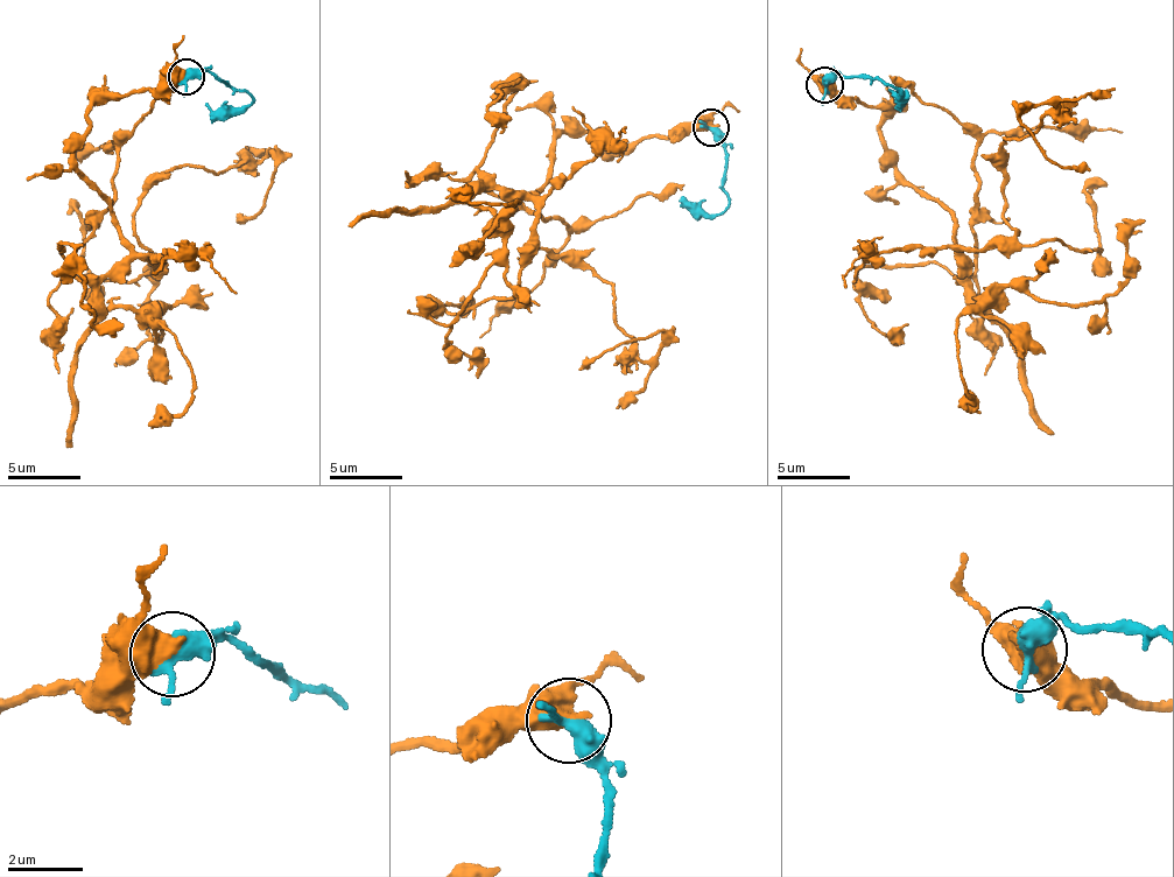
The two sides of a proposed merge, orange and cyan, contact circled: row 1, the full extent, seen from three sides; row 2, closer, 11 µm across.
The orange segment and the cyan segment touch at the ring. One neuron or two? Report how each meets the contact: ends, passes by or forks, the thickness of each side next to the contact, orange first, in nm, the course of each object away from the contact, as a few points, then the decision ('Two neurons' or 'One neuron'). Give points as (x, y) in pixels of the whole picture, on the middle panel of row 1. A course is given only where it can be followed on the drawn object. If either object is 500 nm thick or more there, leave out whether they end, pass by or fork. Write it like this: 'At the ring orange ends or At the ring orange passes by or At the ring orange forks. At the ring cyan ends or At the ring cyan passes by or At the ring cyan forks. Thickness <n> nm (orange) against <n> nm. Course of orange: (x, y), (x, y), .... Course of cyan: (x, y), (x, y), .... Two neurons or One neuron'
Thickness 650 nm (orange) against 400 nm. Course of orange: (710, 126), (563, 132), (531, 191), (529, 258), (612, 286), (644, 362), (662, 331), (581, 371). Course of cyan: (710, 126), (726, 160), (723, 189), (726, 208), (717, 215), (698, 217), (686, 204), (683, 205). Two neurons

